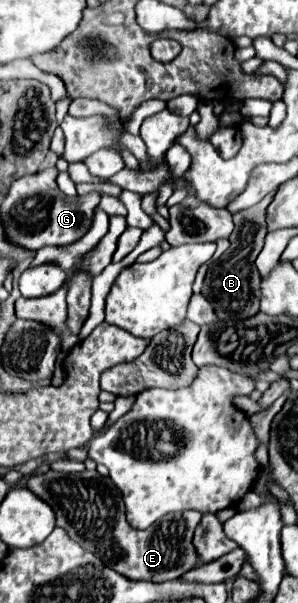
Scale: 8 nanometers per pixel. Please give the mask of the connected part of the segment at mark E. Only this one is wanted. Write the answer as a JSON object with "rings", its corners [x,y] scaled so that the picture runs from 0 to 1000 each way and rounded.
{"rings":[[[161,779],[154,786],[101,793],[94,809],[107,809],[148,833],[181,842],[188,869],[215,872],[215,879],[248,899],[262,899],[282,912],[329,919],[342,932],[369,935],[376,945],[403,949],[409,955],[430,955],[436,962],[557,965],[591,962],[624,949],[611,962],[664,968],[725,968],[752,965],[758,959],[785,959],[826,932],[819,915],[792,909],[765,915],[765,922],[738,922],[718,932],[658,939],[671,929],[644,909],[644,882],[678,859],[678,852],[658,846],[557,852],[490,879],[436,876],[403,813],[362,789],[336,789],[322,779],[282,779],[268,786],[201,786]]]}

